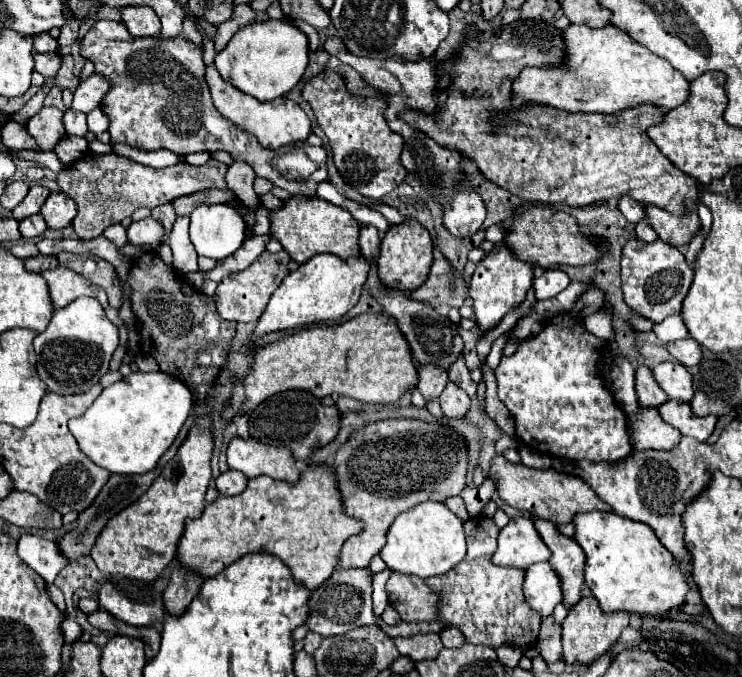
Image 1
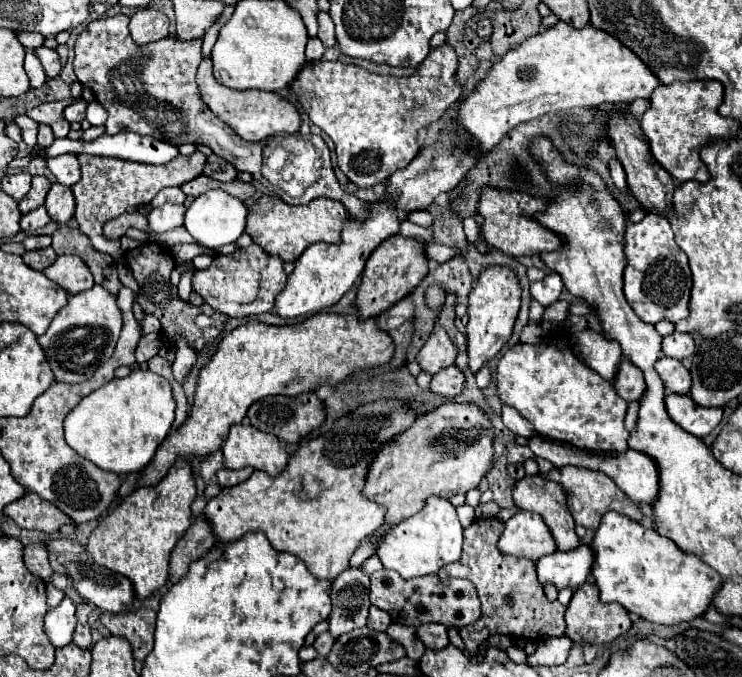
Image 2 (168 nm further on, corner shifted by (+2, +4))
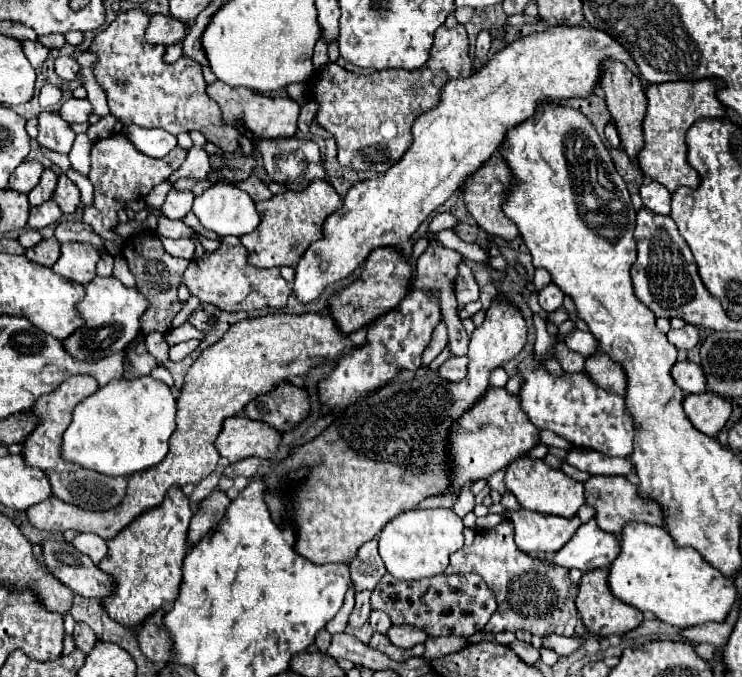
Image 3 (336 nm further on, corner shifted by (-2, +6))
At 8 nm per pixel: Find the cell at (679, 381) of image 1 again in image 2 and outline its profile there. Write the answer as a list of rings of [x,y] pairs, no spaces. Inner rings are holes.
[[[664,356],[656,362],[656,372],[670,392],[676,392],[676,394],[688,394],[690,392],[690,382],[692,382],[690,372],[682,366],[680,360]]]

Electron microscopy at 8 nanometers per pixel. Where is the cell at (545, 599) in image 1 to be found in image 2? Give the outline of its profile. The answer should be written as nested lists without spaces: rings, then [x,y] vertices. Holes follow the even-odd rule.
[[[582,544],[568,552],[554,552],[536,562],[538,584],[554,584],[556,590],[582,586],[590,574],[590,546]]]

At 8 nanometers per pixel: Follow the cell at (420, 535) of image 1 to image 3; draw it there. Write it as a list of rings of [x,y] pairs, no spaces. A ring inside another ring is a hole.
[[[414,508],[392,518],[378,536],[378,552],[386,570],[398,580],[422,580],[442,574],[448,566],[450,554],[464,546],[462,518],[454,510],[444,508]]]

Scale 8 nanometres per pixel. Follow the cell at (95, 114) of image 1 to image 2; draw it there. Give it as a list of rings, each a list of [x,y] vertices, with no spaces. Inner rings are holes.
[[[90,102],[88,104],[88,110],[86,110],[86,120],[92,124],[92,126],[96,126],[96,124],[104,124],[106,122],[106,110],[102,108],[102,104],[98,104],[98,102]]]

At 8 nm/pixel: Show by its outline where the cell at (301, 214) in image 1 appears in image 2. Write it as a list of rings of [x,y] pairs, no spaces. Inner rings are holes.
[[[260,196],[248,208],[248,224],[246,232],[254,238],[258,246],[274,256],[280,256],[284,262],[296,262],[296,258],[314,242],[326,244],[340,244],[342,242],[342,228],[348,220],[348,212],[342,202],[316,198],[306,206],[290,206],[282,202],[278,196]]]

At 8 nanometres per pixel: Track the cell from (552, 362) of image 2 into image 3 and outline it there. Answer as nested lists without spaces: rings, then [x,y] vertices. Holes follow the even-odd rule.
[[[528,356],[518,366],[518,372],[526,378],[526,384],[520,390],[522,408],[540,430],[548,428],[570,440],[570,444],[574,444],[576,448],[590,448],[606,456],[628,458],[632,454],[634,424],[630,420],[630,414],[626,412],[622,396],[598,388],[584,372],[564,374],[556,378],[538,362],[534,362],[532,356]]]

